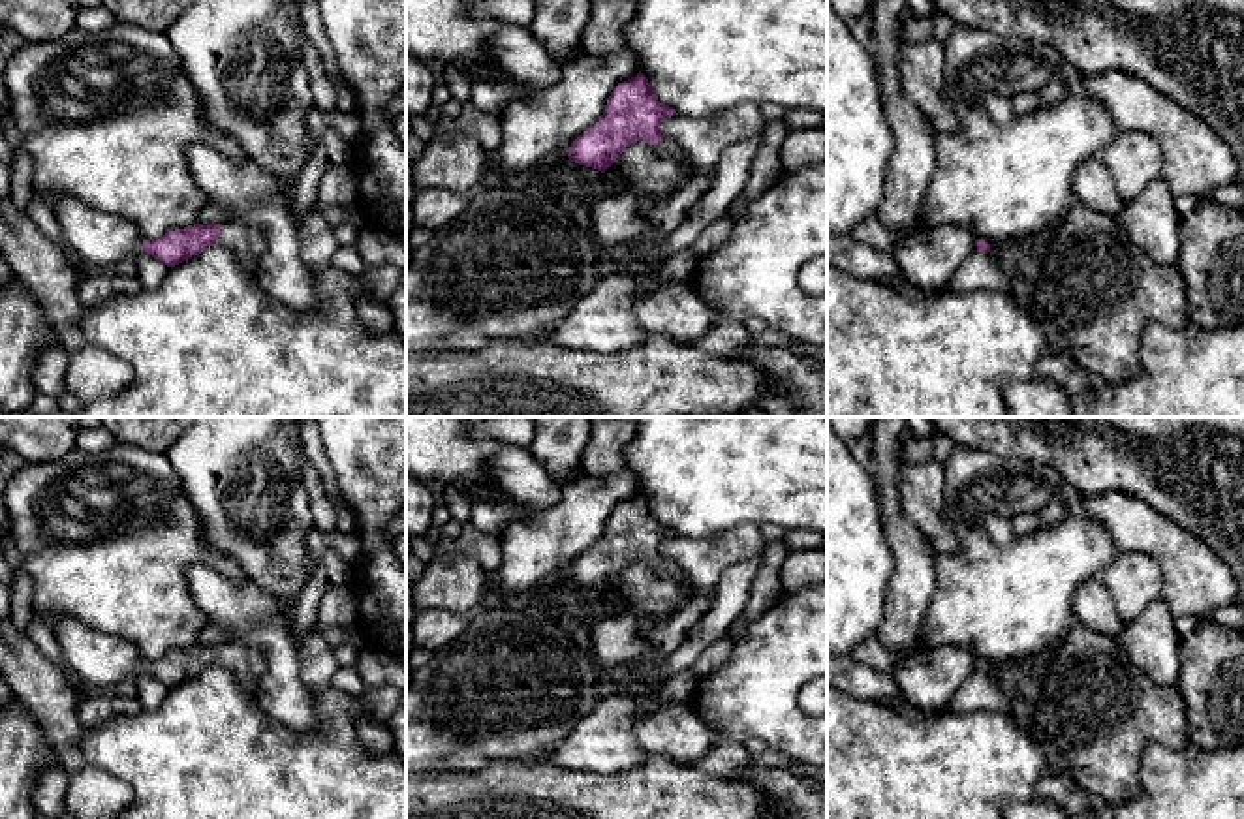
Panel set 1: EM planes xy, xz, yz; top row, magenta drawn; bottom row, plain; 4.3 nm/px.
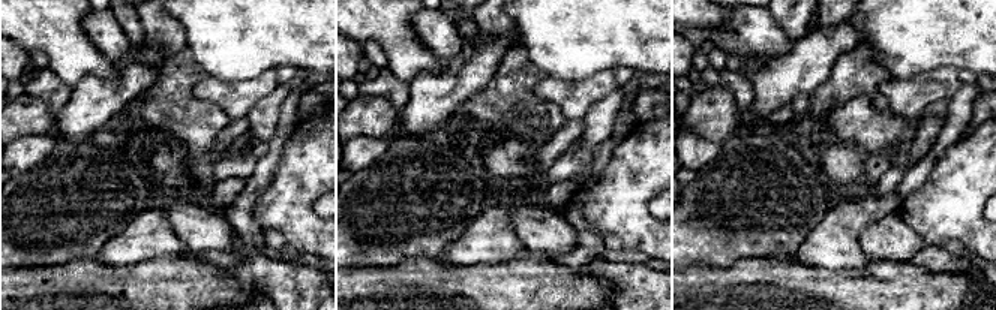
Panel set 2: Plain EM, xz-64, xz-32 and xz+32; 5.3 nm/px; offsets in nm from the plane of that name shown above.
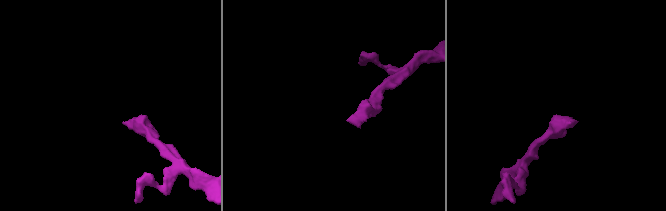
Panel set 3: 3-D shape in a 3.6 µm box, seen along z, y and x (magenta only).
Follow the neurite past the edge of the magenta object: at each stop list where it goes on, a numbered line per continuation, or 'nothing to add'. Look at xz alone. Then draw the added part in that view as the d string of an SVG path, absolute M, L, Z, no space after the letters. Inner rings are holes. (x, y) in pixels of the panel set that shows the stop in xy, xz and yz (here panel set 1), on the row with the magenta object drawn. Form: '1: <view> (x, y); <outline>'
1: xz (668, 147); M663 137L656 145L652 145L652 148L658 156L671 158L678 162L682 167L690 167L690 162L676 141Z

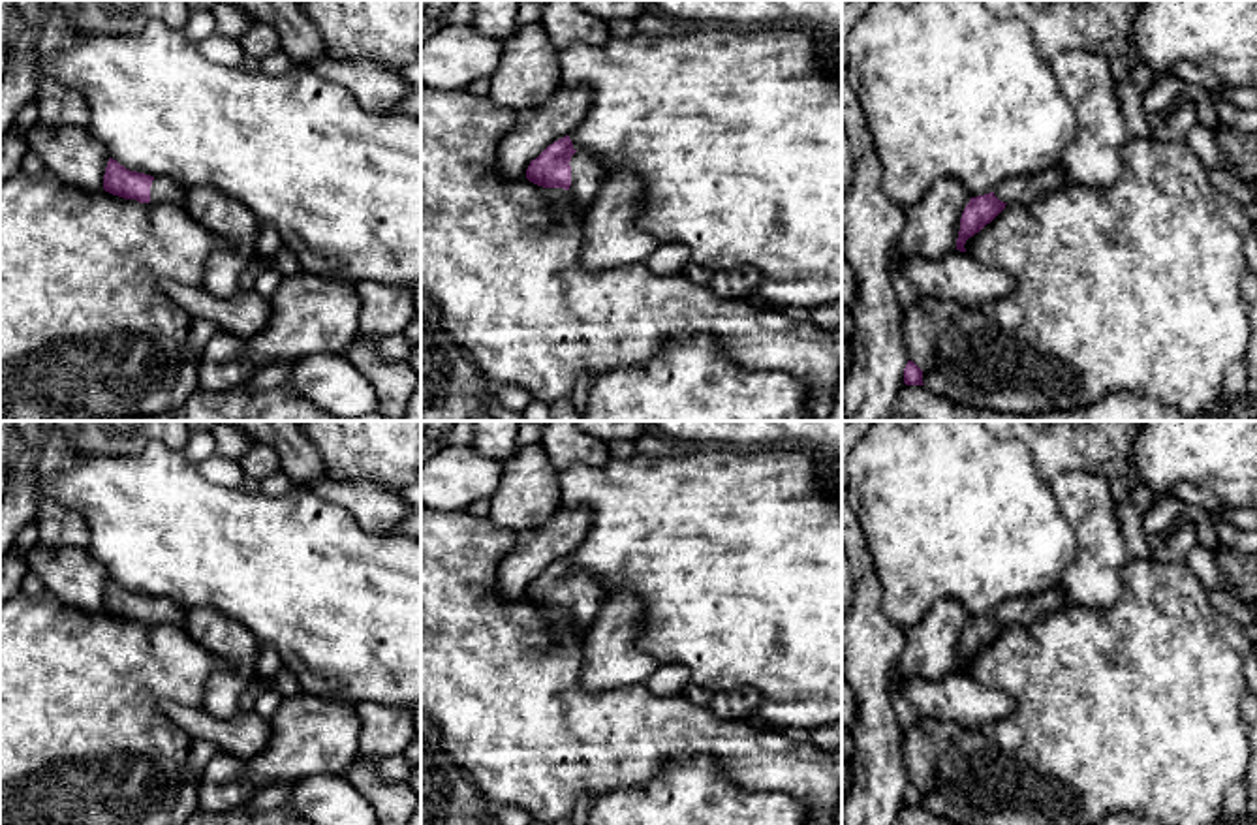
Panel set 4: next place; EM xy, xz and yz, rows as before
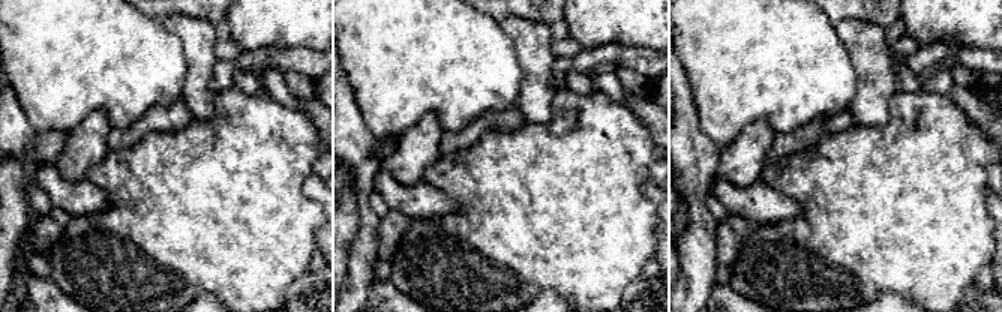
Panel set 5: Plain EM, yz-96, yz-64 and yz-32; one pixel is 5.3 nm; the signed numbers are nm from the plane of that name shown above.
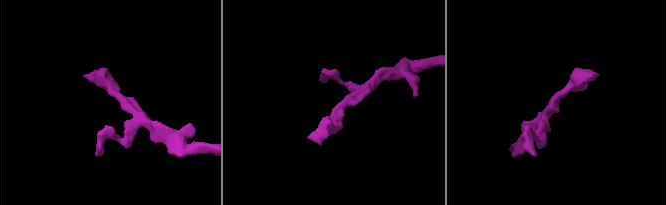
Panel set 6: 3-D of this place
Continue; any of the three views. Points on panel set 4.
1: xz (587, 171); M577 150L571 156L571 199L573 207L586 210L601 182L609 177L605 163L590 152Z

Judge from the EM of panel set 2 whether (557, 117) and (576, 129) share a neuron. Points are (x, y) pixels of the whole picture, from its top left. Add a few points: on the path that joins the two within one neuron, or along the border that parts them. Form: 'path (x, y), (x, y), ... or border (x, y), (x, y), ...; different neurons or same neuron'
border (566, 122), (555, 129); different neurons

